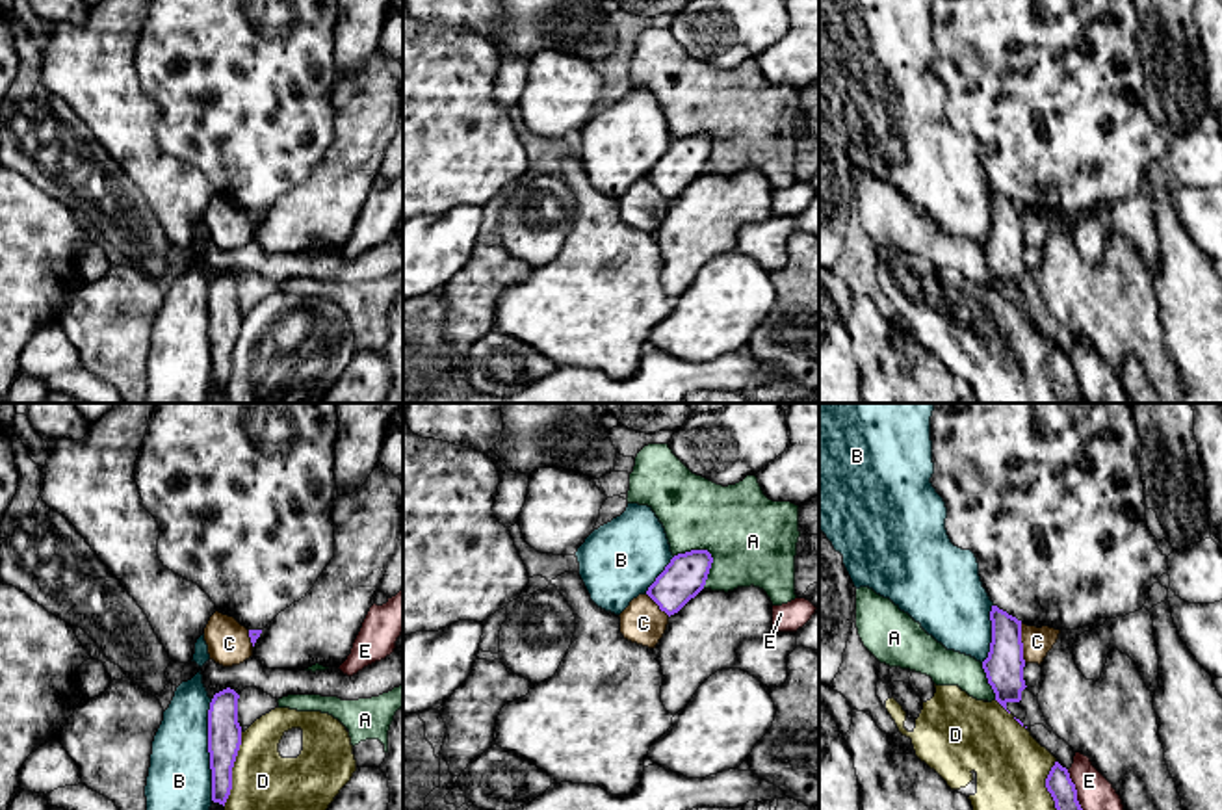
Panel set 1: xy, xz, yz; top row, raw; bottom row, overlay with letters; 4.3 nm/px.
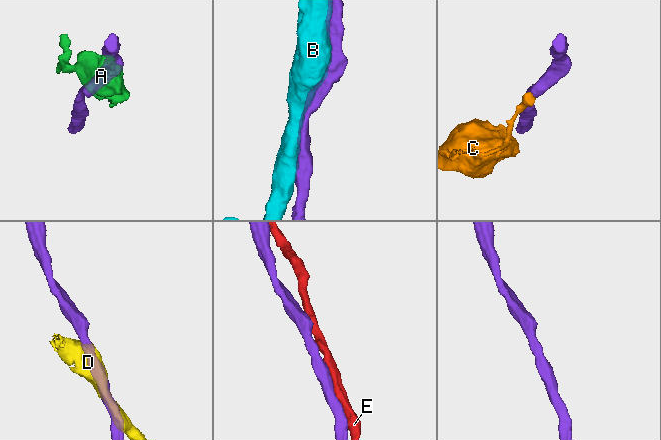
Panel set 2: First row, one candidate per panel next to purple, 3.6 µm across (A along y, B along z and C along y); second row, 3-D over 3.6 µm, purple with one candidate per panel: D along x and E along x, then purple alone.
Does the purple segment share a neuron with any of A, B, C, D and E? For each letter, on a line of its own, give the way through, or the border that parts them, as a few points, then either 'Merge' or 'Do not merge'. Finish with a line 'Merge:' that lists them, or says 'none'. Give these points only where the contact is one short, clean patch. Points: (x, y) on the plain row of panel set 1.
A: Do not merge
B: Do not merge
C: Boundary: yz (1020, 207), (1022, 242), (1026, 246). Do not merge
D: Do not merge
E: Do not merge
Merge: none

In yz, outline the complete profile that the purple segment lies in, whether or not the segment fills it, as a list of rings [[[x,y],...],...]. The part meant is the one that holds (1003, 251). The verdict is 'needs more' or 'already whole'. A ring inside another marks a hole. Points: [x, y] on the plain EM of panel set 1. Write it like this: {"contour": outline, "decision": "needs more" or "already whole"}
{"contour": [[[992,189],[992,227],[988,242],[982,245],[988,268],[995,284],[1007,294],[1008,286],[1020,286],[1027,271],[1023,264],[1023,227],[1021,204]]], "decision": "already whole"}

